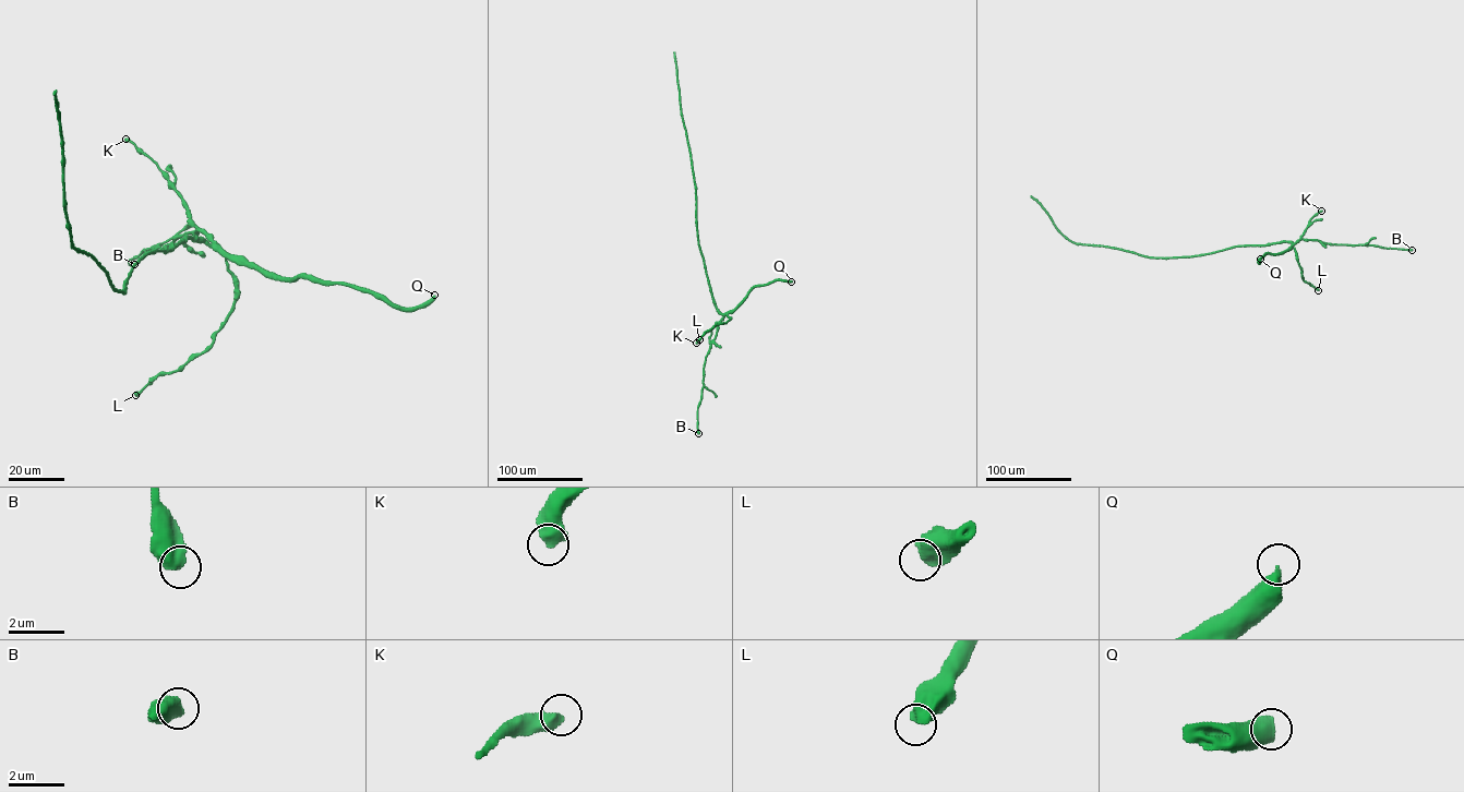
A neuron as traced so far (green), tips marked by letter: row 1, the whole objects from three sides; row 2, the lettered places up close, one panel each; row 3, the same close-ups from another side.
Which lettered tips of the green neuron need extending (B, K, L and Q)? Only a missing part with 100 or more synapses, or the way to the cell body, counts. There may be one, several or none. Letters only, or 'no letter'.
no letter

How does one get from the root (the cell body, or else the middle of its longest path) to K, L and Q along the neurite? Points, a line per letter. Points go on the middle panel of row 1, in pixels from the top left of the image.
K: (732, 311), (696, 343)
L: (732, 311), (728, 314), (728, 322), (716, 324), (699, 339)
Q: (732, 311), (755, 287), (777, 279), (791, 282)

